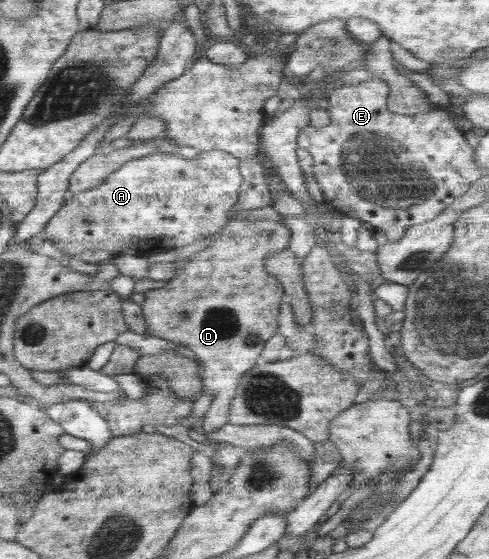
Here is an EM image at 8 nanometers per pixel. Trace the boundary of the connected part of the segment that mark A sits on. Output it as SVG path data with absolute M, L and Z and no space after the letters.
M213 149L212 151L198 150L197 157L193 157L192 159L183 159L183 157L177 153L172 153L172 155L162 155L162 153L165 152L157 153L158 155L154 152L144 157L127 161L120 169L111 173L102 185L93 187L82 193L68 195L65 204L47 221L41 235L43 240L52 241L54 247L57 248L62 255L74 255L74 257L79 257L79 255L83 254L83 251L86 250L110 252L112 257L120 255L148 256L156 251L162 252L172 248L184 247L190 245L190 243L194 243L196 239L211 237L214 233L218 233L228 221L226 214L229 209L235 205L239 199L239 189L243 182L243 177L239 170L241 160L219 149Z

